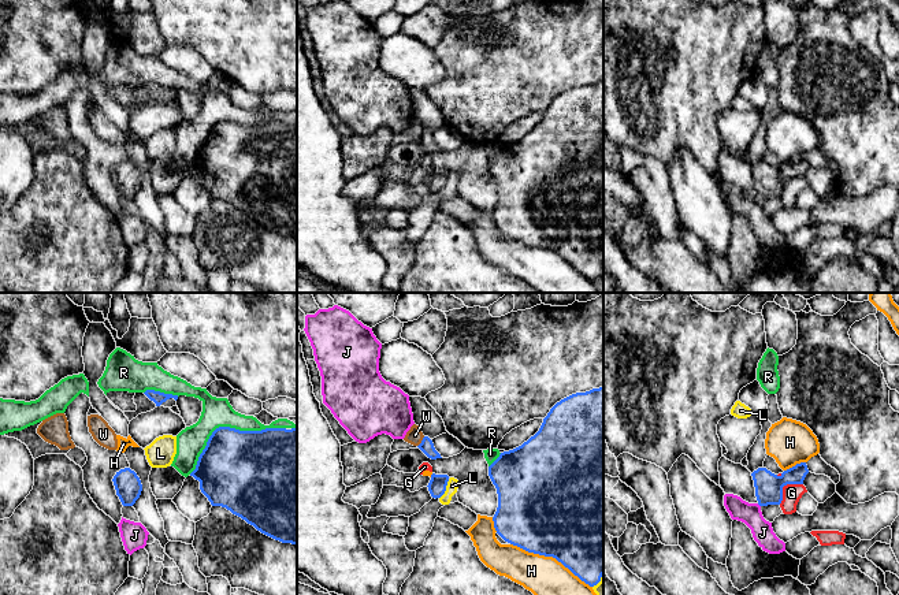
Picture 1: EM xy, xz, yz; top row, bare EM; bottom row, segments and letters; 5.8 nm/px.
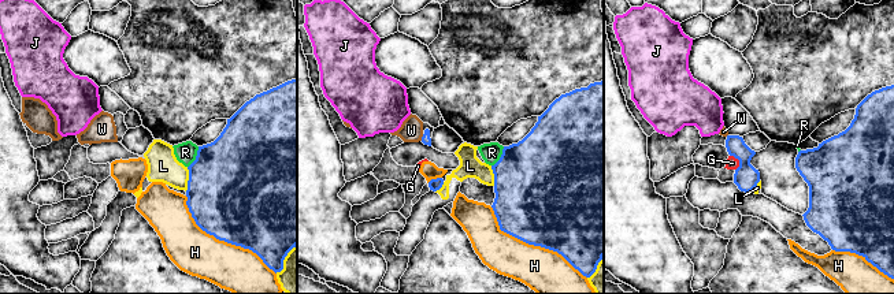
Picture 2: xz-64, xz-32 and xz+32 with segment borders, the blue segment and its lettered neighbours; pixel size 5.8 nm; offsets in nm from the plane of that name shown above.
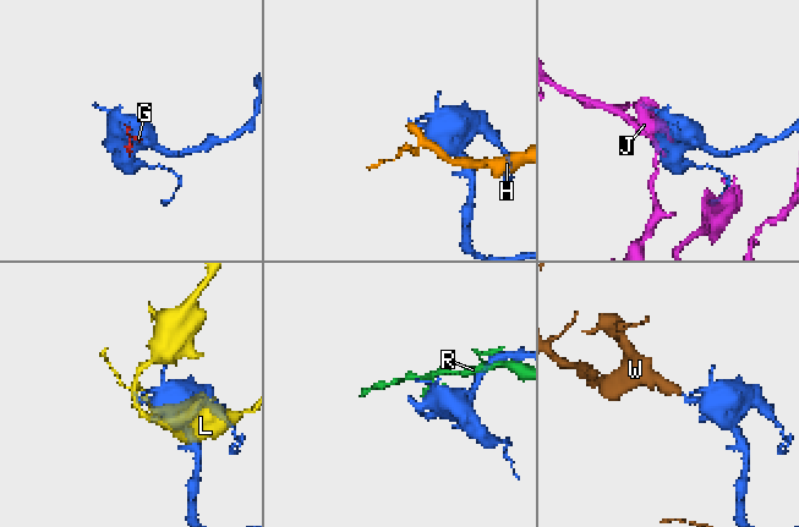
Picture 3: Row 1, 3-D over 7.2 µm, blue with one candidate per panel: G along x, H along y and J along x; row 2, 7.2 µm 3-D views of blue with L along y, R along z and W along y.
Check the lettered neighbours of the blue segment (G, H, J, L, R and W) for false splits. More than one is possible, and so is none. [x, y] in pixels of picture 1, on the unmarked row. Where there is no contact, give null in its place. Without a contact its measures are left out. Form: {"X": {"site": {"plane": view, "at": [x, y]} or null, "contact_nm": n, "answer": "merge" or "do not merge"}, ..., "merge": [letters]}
{"G": {"site": {"plane": "yz", "at": [784, 178]}, "contact_nm": 190, "answer": "do not merge"}, "H": {"site": {"plane": "xz", "at": [552, 249]}, "contact_nm": 550, "answer": "do not merge"}, "J": {"site": null, "answer": "do not merge"}, "L": {"site": {"plane": "xz", "at": [445, 182]}, "contact_nm": 130, "answer": "do not merge"}, "R": {"site": {"plane": "xy", "at": [227, 121]}, "contact_nm": 650, "answer": "do not merge"}, "W": {"site": {"plane": "xz", "at": [422, 136]}, "contact_nm": 80, "answer": "do not merge"}, "merge": []}

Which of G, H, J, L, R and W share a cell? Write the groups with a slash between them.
G H W / J / L / R

